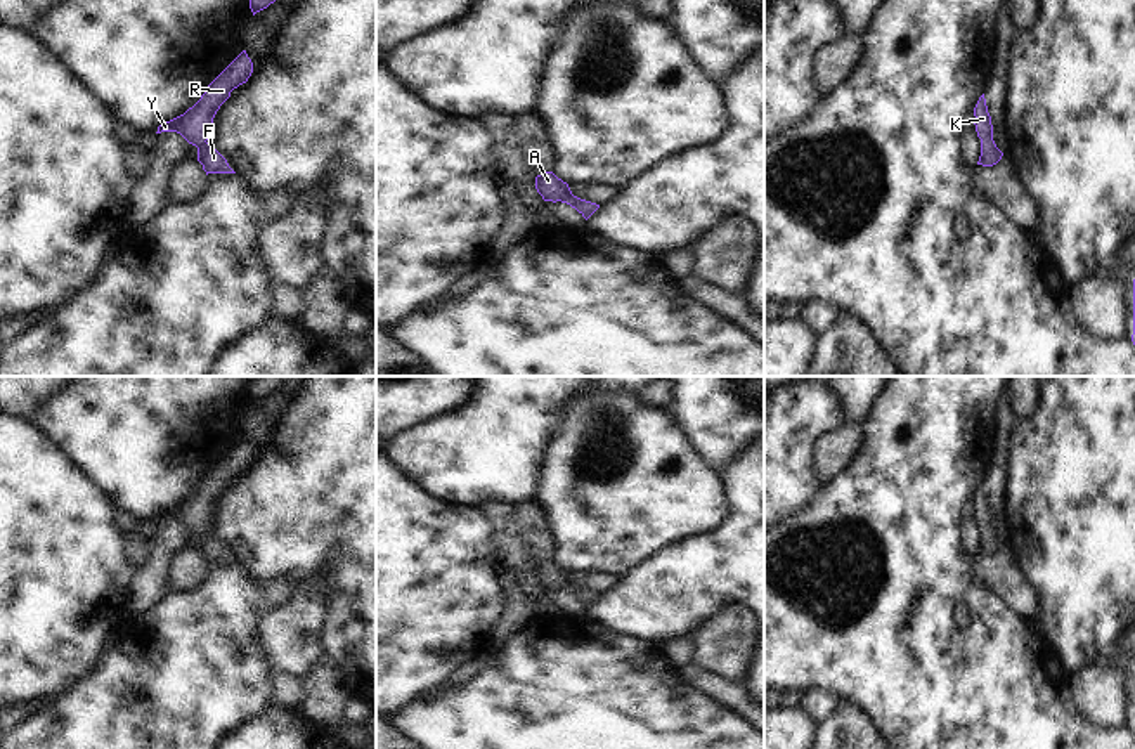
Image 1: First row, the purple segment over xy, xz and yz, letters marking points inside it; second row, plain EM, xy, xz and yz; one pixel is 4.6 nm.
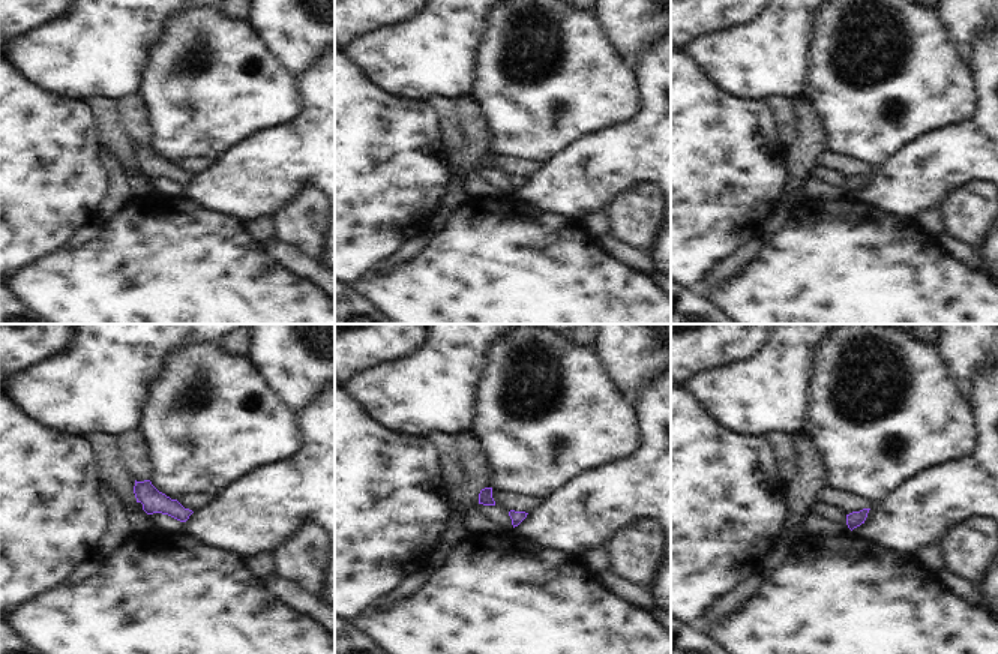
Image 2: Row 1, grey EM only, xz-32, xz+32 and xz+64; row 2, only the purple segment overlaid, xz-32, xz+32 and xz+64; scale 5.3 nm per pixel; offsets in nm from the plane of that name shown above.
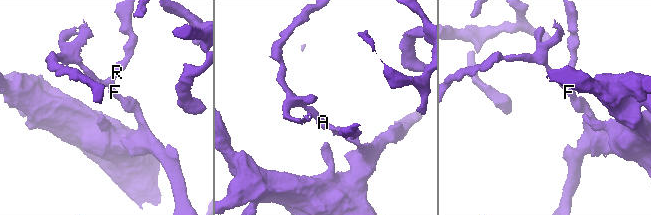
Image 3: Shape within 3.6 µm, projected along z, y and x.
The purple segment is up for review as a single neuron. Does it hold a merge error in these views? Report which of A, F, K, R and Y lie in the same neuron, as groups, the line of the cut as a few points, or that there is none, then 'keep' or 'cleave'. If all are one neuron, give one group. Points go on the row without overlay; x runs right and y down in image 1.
A F K R Y | no cut | keep

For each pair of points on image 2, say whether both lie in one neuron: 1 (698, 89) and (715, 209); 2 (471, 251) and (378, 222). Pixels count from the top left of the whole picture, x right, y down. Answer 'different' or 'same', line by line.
1: same
2: different

